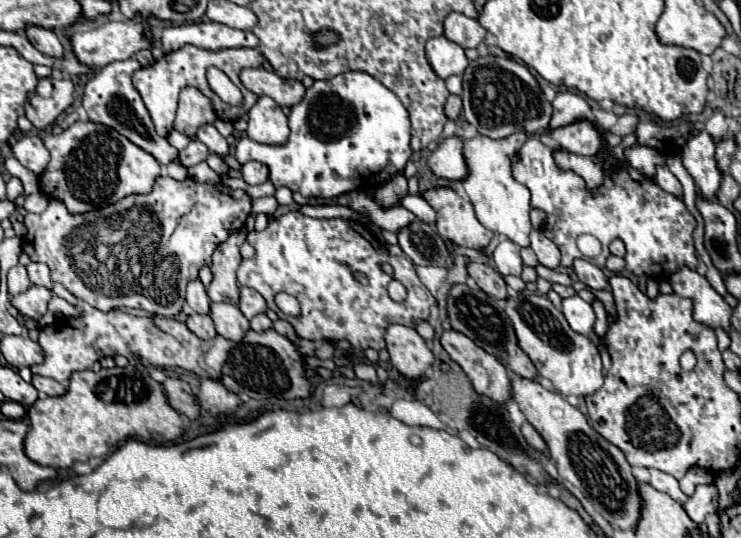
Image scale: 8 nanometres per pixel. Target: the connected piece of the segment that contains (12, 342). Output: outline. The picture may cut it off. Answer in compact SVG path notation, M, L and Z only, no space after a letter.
M5 335L1 339L1 353L7 359L7 363L15 369L31 367L43 363L45 359L41 345L23 335Z

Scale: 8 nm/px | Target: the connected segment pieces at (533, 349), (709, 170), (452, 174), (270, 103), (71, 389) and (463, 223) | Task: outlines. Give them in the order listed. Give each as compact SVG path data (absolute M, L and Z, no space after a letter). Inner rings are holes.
M521 293L519 297L507 299L505 311L507 311L507 317L513 321L521 349L535 363L544 387L563 397L567 395L585 397L585 395L595 393L603 385L599 349L589 337L575 333L569 327L563 313L555 309L547 297L537 295L537 293L533 295Z
M705 131L697 133L683 147L681 159L683 167L689 171L689 175L695 181L697 195L709 201L715 199L721 183L721 173L715 165L715 141Z
M461 135L445 137L431 153L427 167L431 173L435 173L441 179L463 181L469 175L467 163L463 157L463 137Z
M259 97L255 107L249 111L247 137L257 143L265 143L265 145L285 145L287 143L289 139L287 117L273 99Z
M143 365L101 369L101 373L89 369L73 373L69 379L67 393L63 397L39 397L39 401L29 407L29 421L31 425L25 439L27 457L39 465L49 465L55 469L69 469L75 461L87 463L89 457L105 457L113 445L131 437L167 443L177 441L185 435L181 413L169 405L163 385L159 381L153 381L153 377Z
M439 187L423 193L423 199L437 211L437 231L443 239L459 247L485 247L493 233L475 217L473 205L463 201L453 189Z

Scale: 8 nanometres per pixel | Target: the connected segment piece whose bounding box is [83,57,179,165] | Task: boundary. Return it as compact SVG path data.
M131 57L127 61L111 63L105 69L101 69L85 85L83 107L85 107L85 111L87 111L87 115L93 123L101 123L105 127L115 129L117 133L127 137L131 143L135 143L137 147L141 147L143 151L153 155L159 161L159 165L179 163L179 151L173 145L169 145L169 141L165 137L157 135L157 131L153 127L153 121L147 113L147 107L143 105L143 101L139 97L139 91L131 83L131 75L137 69L139 69L139 61L135 57Z

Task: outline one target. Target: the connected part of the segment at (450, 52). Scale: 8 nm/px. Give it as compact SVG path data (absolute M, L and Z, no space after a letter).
M443 35L429 39L425 45L425 53L431 69L441 79L447 79L451 75L463 75L469 65L465 51L459 49L459 45L455 45L453 41L447 41Z

